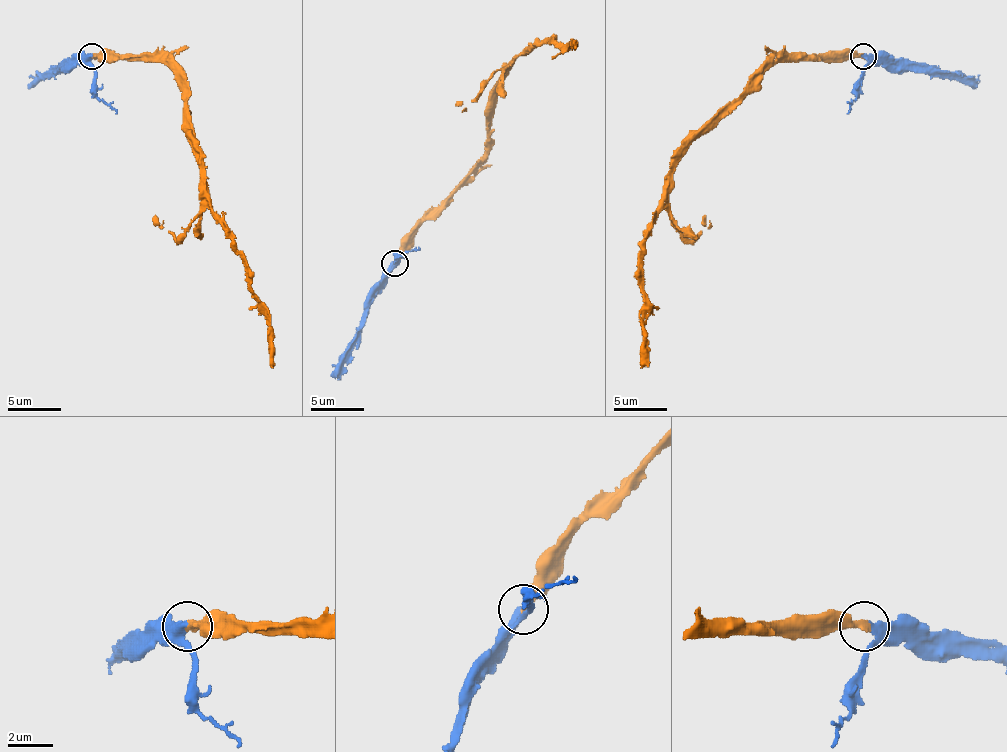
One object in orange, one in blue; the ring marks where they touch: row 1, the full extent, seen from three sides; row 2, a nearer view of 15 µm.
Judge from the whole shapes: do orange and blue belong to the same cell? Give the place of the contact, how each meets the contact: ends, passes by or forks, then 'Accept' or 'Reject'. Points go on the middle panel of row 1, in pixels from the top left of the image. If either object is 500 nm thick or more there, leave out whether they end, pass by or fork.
Place: (394, 263). At the ring orange ends. At the ring blue passes by. Accept

